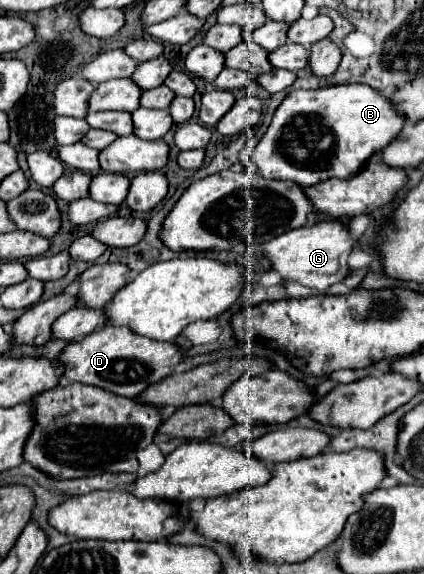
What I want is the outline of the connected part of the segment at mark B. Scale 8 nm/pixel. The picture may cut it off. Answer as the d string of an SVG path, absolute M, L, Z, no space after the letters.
M367 83L291 91L275 111L263 139L255 149L245 149L241 159L243 163L253 161L255 171L267 179L295 181L305 187L333 177L347 179L399 137L405 119L387 95Z

